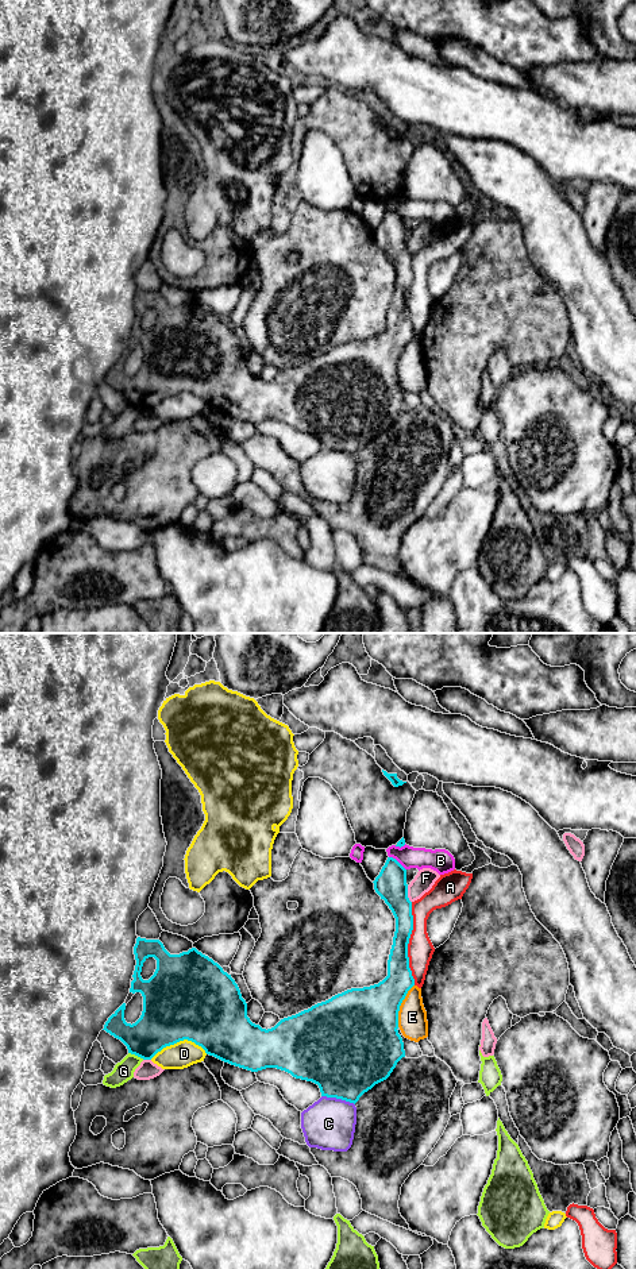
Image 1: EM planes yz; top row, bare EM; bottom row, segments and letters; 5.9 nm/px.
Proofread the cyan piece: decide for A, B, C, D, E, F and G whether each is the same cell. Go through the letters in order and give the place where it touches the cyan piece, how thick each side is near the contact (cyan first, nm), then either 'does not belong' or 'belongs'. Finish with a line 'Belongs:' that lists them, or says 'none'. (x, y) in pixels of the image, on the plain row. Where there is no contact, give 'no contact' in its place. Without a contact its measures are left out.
A: meets cyan in yz at (408, 294); 160 nm thick on the cyan side, 160 nm on the other; does not belong
B: meets cyan in yz at (397, 213); 190 nm thick on the cyan side, 140 nm on the other; does not belong
C: meets cyan in yz at (338, 450); 480 nm thick on the cyan side, 300 nm on the other; does not belong
D: meets cyan in yz at (178, 393); 460 nm thick on the cyan side, 160 nm on the other; does not belong
E: meets cyan in yz at (400, 357); 420 nm thick on the cyan side, 180 nm on the other; does not belong
F: meets cyan in yz at (407, 246); 190 nm thick on the cyan side, 120 nm on the other; does not belong
G: meets cyan in yz at (137, 407); 280 nm thick on the cyan side, 120 nm on the other; does not belong
Belongs: none

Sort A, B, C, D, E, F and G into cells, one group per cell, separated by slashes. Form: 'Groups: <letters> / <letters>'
Groups: A / B / C / D / E / F / G

